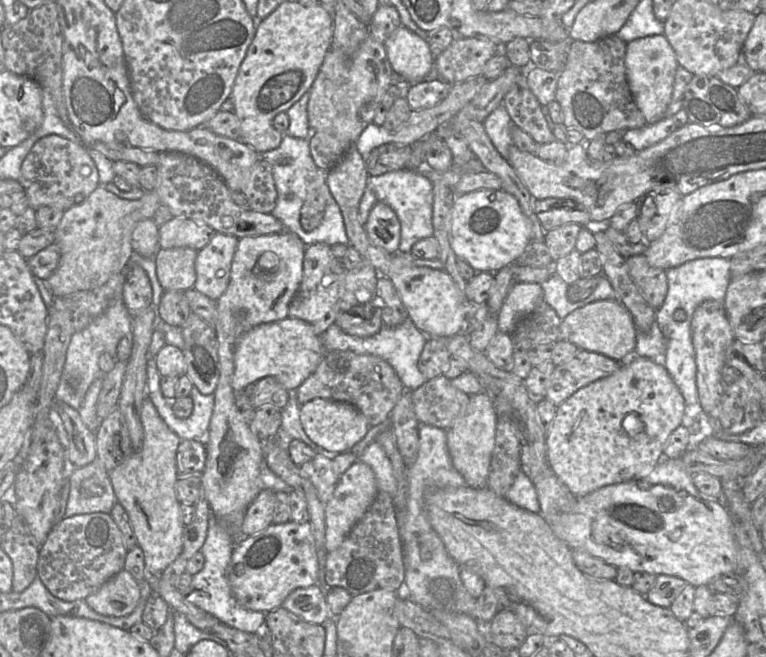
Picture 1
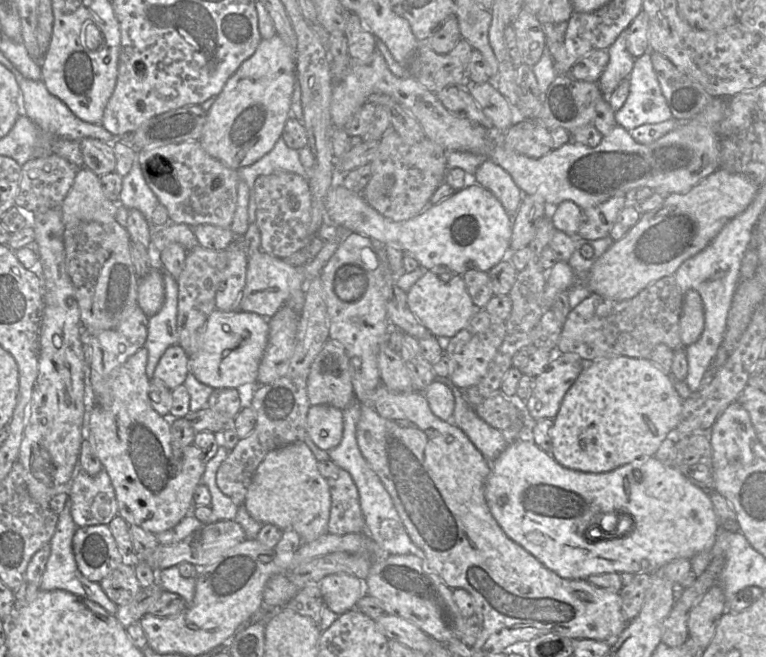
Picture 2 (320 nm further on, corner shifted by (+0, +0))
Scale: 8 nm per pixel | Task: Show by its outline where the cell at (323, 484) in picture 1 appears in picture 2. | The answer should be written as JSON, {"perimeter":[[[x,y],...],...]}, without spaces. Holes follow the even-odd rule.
{"perimeter":[[[344,469],[328,480],[331,510],[328,533],[334,535],[357,534],[366,530],[359,493],[352,476]]]}

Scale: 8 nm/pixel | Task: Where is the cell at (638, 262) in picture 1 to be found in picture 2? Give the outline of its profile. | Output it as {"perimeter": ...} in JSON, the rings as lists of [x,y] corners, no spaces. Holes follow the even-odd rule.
{"perimeter":[[[673,275],[653,282],[638,295],[623,301],[591,293],[571,309],[556,346],[558,353],[575,353],[585,363],[615,356],[650,359],[659,344],[685,349],[680,336],[684,294]]]}

